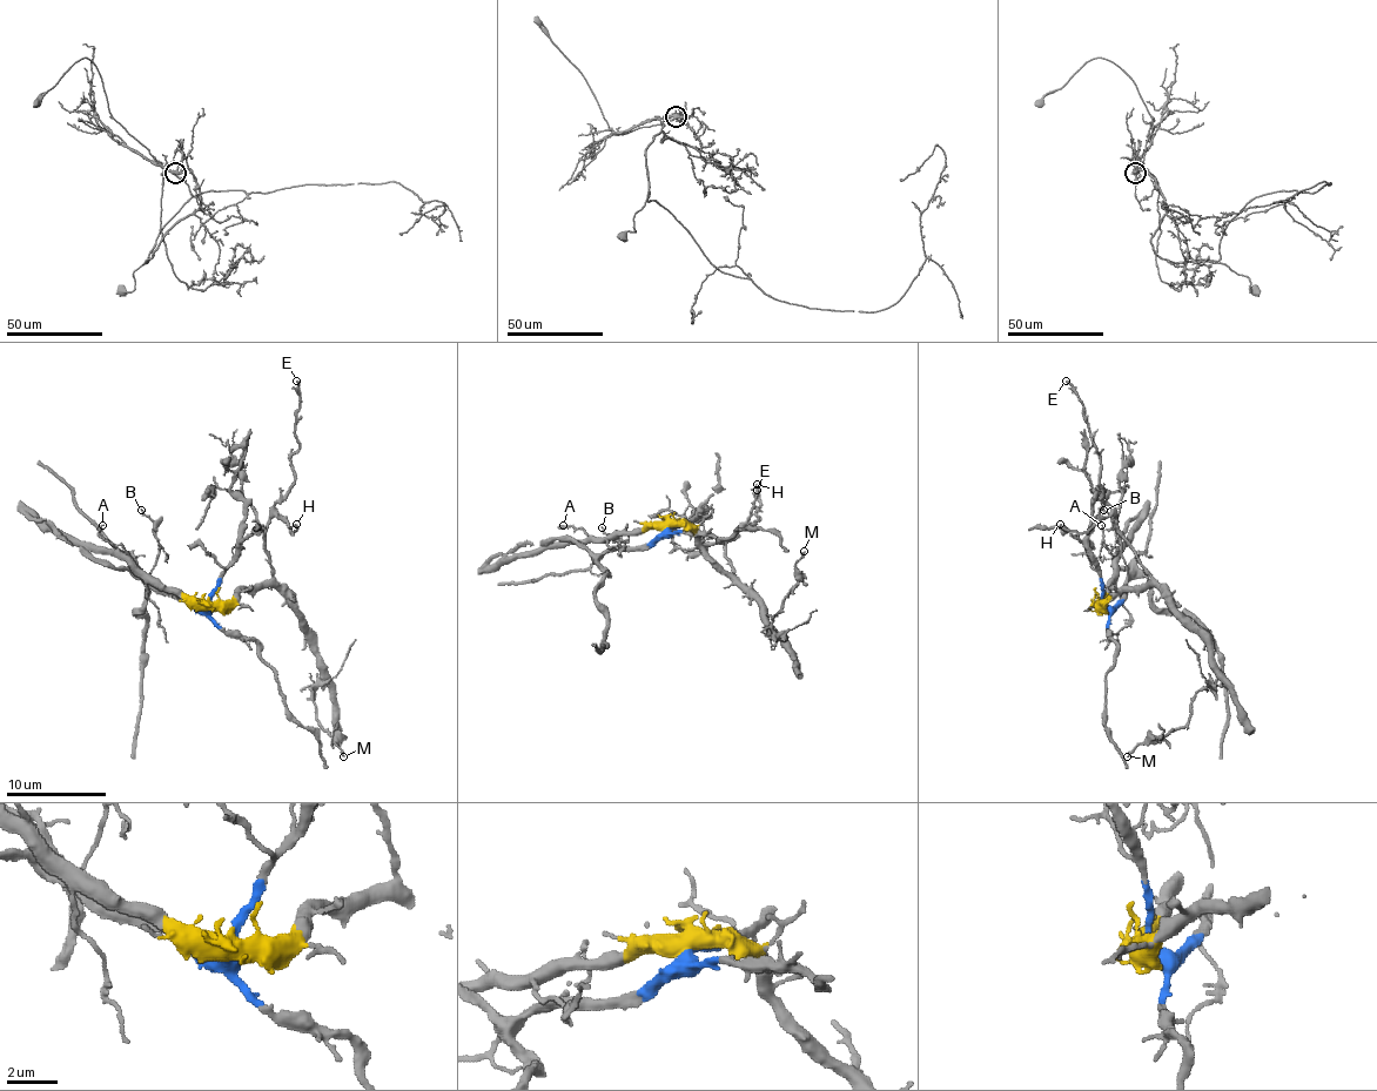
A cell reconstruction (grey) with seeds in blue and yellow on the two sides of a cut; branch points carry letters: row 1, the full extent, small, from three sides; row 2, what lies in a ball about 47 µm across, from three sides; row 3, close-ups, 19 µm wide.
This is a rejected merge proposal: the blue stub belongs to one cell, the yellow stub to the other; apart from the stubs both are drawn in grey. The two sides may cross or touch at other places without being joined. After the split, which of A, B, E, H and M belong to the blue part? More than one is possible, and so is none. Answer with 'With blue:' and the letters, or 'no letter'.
With blue: B

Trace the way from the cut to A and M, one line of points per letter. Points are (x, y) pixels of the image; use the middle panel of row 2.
A: (667, 526), (591, 537), (580, 526), (558, 526), (563, 524)
M: (667, 526), (685, 526), (778, 632), (780, 641), (772, 632), (772, 619), (798, 581), (796, 564), (805, 552)

